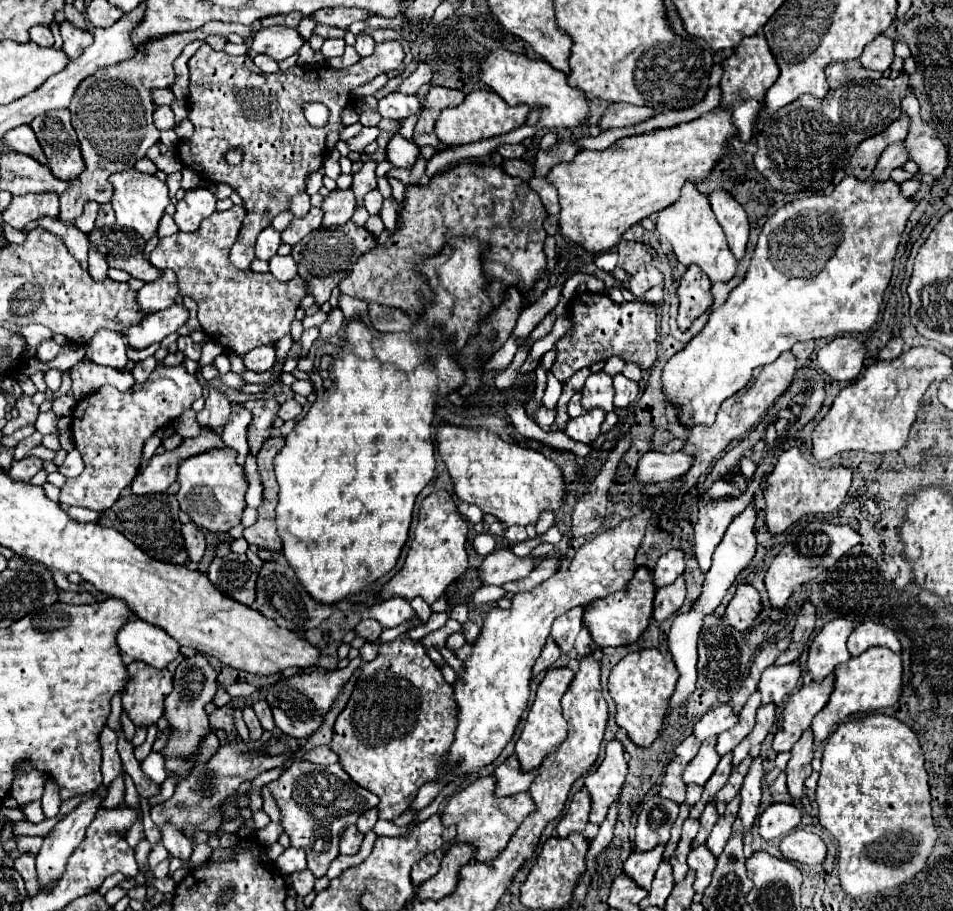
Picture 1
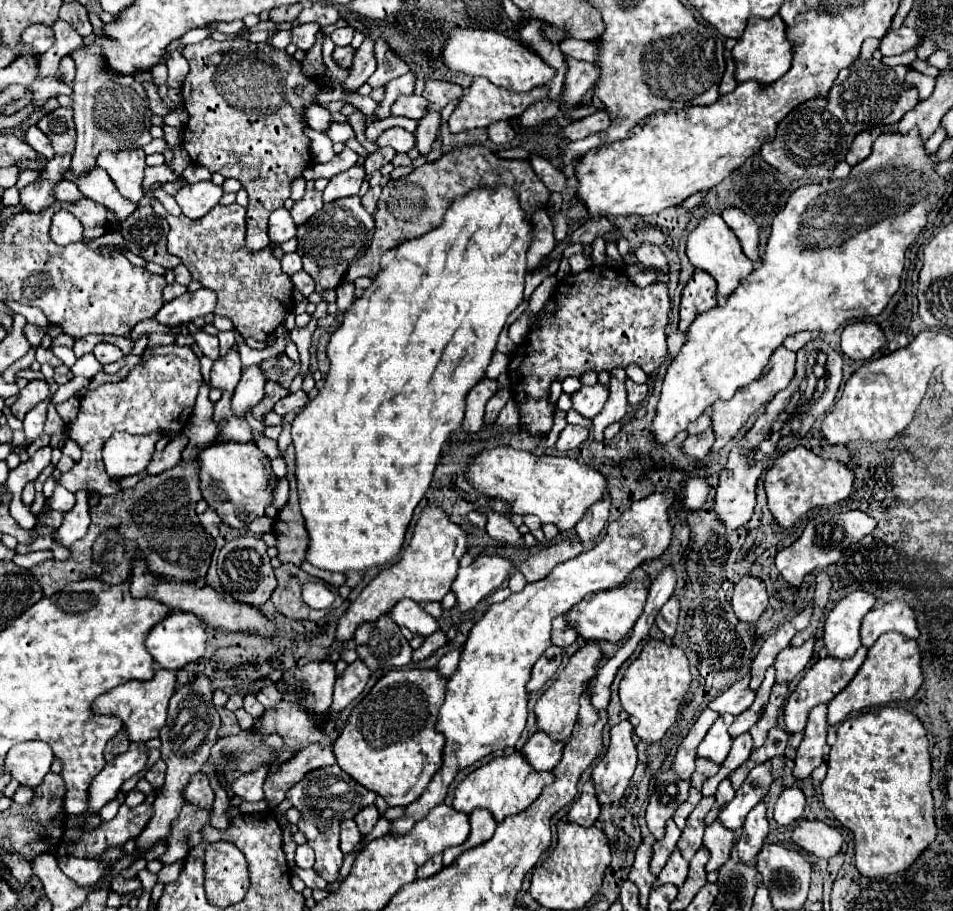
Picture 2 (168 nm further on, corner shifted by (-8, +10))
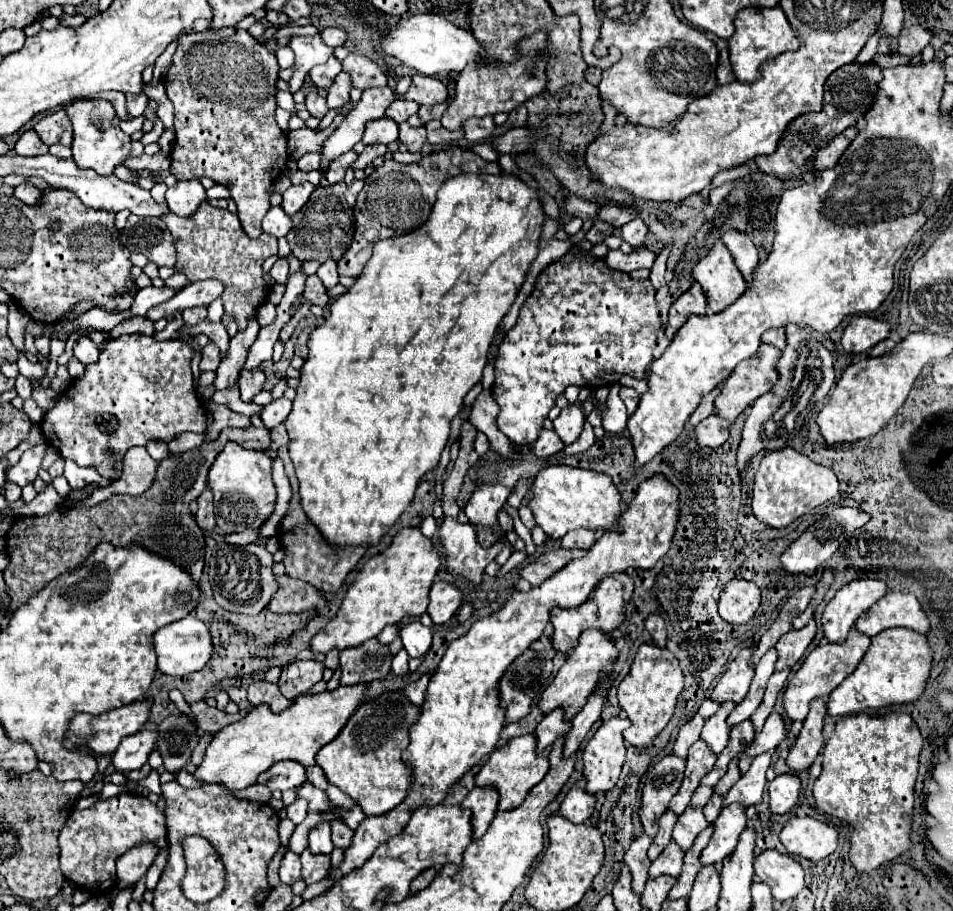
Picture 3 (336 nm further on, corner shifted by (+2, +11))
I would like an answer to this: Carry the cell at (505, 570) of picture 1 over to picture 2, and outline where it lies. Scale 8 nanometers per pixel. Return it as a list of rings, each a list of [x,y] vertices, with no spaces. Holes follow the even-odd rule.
[[[477,557],[469,567],[459,567],[455,581],[451,583],[451,593],[457,597],[457,609],[467,613],[481,599],[493,593],[507,579],[511,571],[511,561],[505,557]]]

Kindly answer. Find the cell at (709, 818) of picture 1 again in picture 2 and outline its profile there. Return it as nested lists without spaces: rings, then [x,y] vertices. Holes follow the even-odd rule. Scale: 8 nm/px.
[[[729,779],[721,781],[721,785],[719,785],[717,793],[715,793],[715,799],[717,799],[715,803],[717,803],[719,807],[723,807],[723,805],[727,805],[733,797],[735,797],[735,789],[731,787],[731,781],[729,781]]]

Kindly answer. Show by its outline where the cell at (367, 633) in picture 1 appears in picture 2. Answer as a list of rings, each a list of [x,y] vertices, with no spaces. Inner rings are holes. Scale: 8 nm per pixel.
[[[383,617],[377,623],[365,623],[355,633],[357,655],[371,669],[399,669],[411,663],[413,649],[401,635],[399,625],[391,617]]]

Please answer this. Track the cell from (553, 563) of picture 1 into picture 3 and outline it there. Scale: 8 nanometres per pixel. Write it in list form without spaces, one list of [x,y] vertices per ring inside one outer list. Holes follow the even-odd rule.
[[[549,548],[547,552],[543,552],[541,556],[537,556],[535,560],[531,560],[529,564],[525,564],[519,570],[519,576],[525,578],[531,586],[539,586],[545,578],[549,578],[551,574],[555,574],[557,570],[561,570],[569,560],[583,556],[587,550],[565,550],[565,548]]]

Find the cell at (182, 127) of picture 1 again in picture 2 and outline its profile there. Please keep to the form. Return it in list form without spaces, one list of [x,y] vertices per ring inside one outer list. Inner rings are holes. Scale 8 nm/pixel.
[[[181,107],[181,109],[173,109],[169,115],[165,115],[165,117],[163,117],[163,125],[173,125],[173,127],[183,129],[185,123],[187,123],[187,119],[189,119],[189,115],[187,115],[187,111]]]

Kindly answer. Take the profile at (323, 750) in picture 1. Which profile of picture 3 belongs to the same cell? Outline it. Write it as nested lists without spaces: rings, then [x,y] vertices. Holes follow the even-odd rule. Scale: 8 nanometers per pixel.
[[[277,762],[277,766],[271,766],[265,770],[265,774],[259,774],[257,784],[267,786],[273,790],[291,790],[301,786],[307,780],[307,768],[299,766],[299,762]]]

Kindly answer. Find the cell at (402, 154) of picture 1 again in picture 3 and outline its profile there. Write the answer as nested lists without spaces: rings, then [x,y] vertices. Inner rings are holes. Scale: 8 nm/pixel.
[[[381,118],[365,126],[365,144],[391,144],[399,138],[399,128],[393,120]]]

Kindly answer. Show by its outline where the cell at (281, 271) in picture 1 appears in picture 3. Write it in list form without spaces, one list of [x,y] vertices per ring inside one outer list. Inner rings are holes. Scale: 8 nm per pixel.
[[[279,258],[271,268],[271,276],[273,276],[275,282],[285,284],[287,282],[287,274],[289,274],[289,262],[287,262],[287,258]]]

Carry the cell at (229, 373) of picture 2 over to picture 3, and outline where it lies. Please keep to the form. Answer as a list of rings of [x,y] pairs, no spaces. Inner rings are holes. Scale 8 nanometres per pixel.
[[[201,322],[201,324],[197,324],[197,326],[182,326],[177,332],[177,336],[179,337],[182,334],[189,335],[198,335],[205,334],[209,336],[209,340],[213,340],[217,346],[219,346],[219,350],[221,350],[221,360],[225,358],[225,354],[227,354],[227,350],[229,350],[229,336],[227,336],[227,330],[225,330],[225,326],[221,324],[221,322]]]

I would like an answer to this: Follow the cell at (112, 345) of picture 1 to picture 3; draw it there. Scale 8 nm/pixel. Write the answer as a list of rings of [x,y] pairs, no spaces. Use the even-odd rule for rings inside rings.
[[[81,336],[81,338],[75,342],[73,352],[75,352],[75,358],[77,358],[81,364],[85,364],[85,366],[97,364],[97,358],[99,358],[99,354],[101,354],[101,350],[99,350],[99,348],[93,344],[93,340],[89,340],[87,336]]]

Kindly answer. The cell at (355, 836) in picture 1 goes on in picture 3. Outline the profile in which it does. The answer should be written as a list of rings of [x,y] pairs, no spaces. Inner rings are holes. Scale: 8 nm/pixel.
[[[319,822],[317,826],[311,828],[311,832],[309,832],[309,848],[315,854],[331,854],[333,852],[331,824],[329,822]]]

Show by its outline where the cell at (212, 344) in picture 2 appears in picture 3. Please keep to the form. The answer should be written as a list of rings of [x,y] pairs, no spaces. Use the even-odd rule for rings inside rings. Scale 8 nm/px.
[[[209,342],[203,350],[201,350],[201,364],[199,364],[199,368],[201,370],[217,370],[217,366],[219,366],[219,350],[217,350],[217,346],[213,344],[213,342]]]

